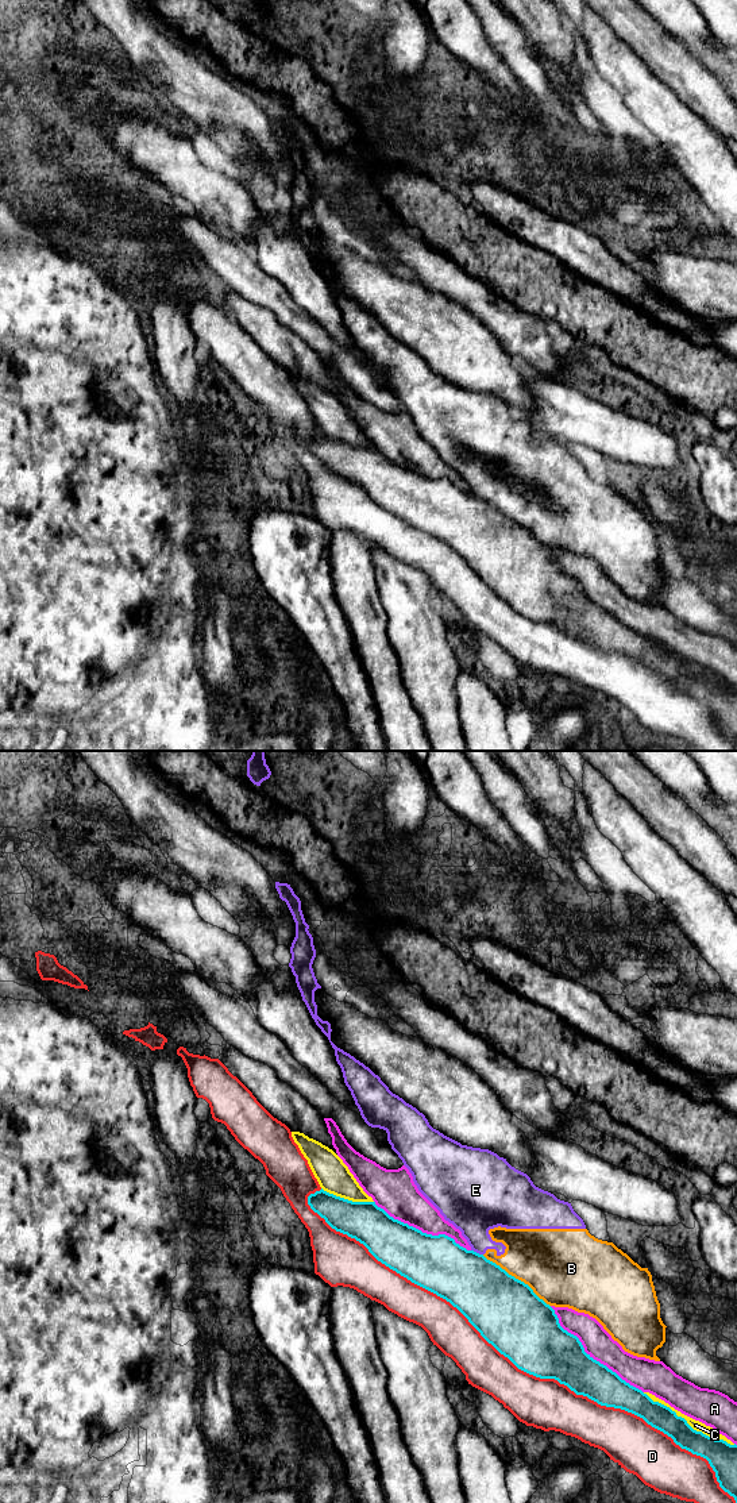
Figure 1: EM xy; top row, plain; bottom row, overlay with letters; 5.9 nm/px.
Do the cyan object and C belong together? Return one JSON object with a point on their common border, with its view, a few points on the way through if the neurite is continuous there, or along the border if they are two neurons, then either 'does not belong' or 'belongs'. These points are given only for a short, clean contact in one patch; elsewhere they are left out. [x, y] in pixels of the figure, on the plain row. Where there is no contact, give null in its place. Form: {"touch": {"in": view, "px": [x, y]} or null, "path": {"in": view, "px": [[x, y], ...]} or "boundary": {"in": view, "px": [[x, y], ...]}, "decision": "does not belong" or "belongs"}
{"touch": {"in": "xy", "px": [687, 667]}, "decision": "does not belong"}

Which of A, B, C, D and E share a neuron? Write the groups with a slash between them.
A / B E / C / D

